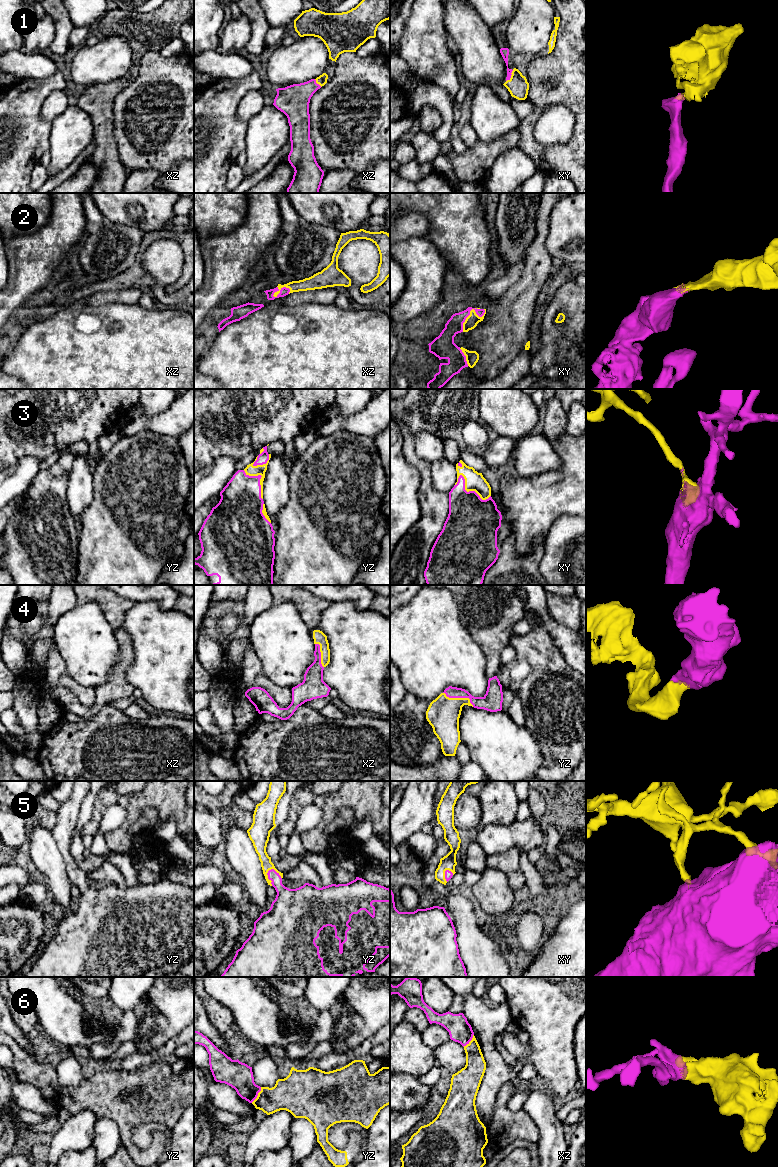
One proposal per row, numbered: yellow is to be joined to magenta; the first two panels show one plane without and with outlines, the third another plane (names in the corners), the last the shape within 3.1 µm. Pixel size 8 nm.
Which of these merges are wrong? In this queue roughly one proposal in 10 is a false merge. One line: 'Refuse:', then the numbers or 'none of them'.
Refuse: none of them

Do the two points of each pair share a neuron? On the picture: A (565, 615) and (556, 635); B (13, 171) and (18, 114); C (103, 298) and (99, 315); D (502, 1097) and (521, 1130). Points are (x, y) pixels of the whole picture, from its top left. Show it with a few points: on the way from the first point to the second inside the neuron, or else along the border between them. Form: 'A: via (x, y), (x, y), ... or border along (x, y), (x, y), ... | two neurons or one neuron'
A: border along (546, 605), (549, 613), (556, 620), (575, 631) | two neurons
B: via (13, 157), (15, 128) | one neuron
C: border along (86, 304), (123, 303), (125, 305) | two neurons
D: via (502, 1105), (502, 1112), (513, 1123) | one neuron

